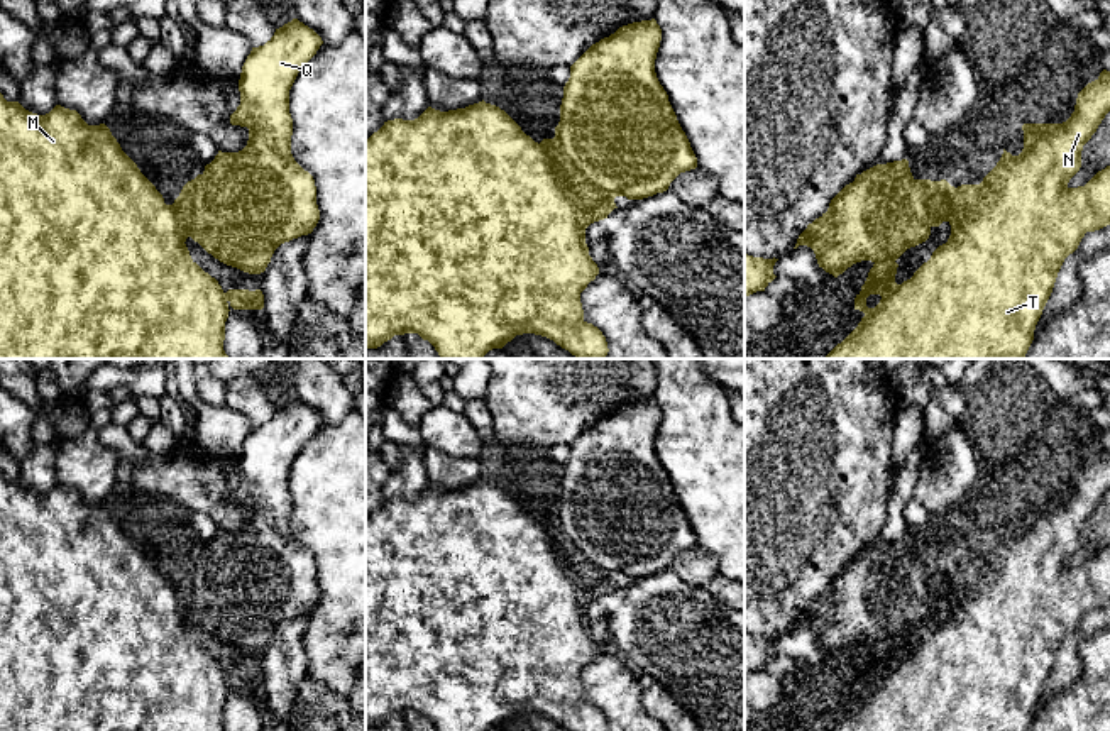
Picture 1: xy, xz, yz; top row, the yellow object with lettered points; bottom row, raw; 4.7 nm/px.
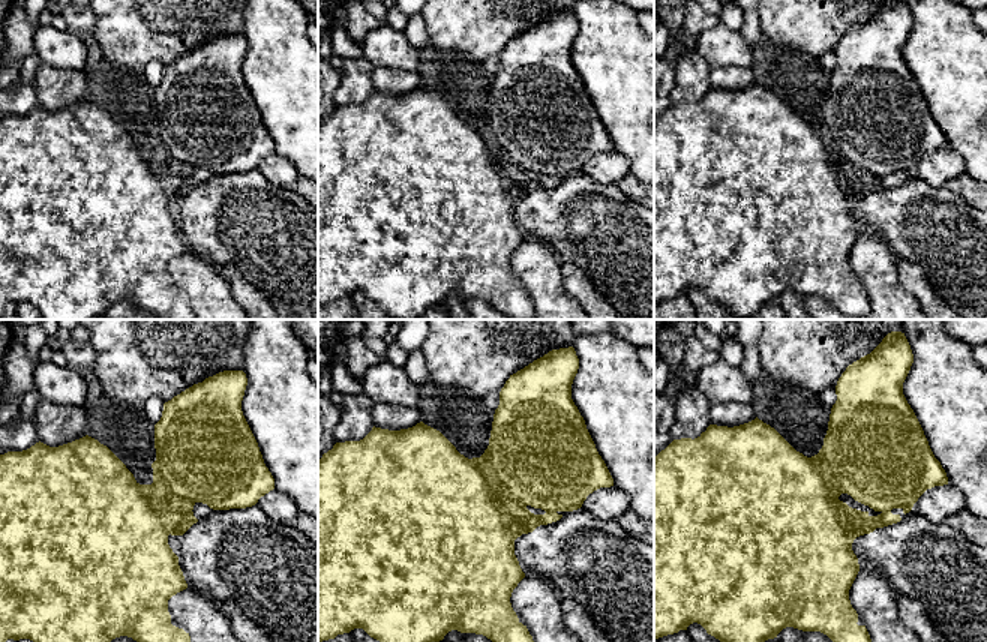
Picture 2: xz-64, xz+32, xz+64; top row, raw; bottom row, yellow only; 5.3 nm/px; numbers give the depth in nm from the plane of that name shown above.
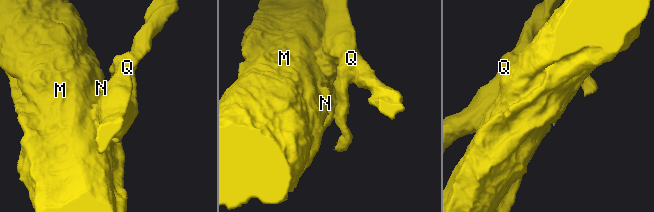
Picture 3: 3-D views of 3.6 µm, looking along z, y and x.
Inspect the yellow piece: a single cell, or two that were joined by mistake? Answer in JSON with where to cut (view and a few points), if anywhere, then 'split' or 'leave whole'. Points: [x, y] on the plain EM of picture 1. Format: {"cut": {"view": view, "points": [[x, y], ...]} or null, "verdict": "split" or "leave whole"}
{"cut": {"view": "xz", "points": [[557, 505], [564, 532], [591, 560], [633, 577]]}, "verdict": "split"}

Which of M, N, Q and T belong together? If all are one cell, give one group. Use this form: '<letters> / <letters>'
M N T / Q

